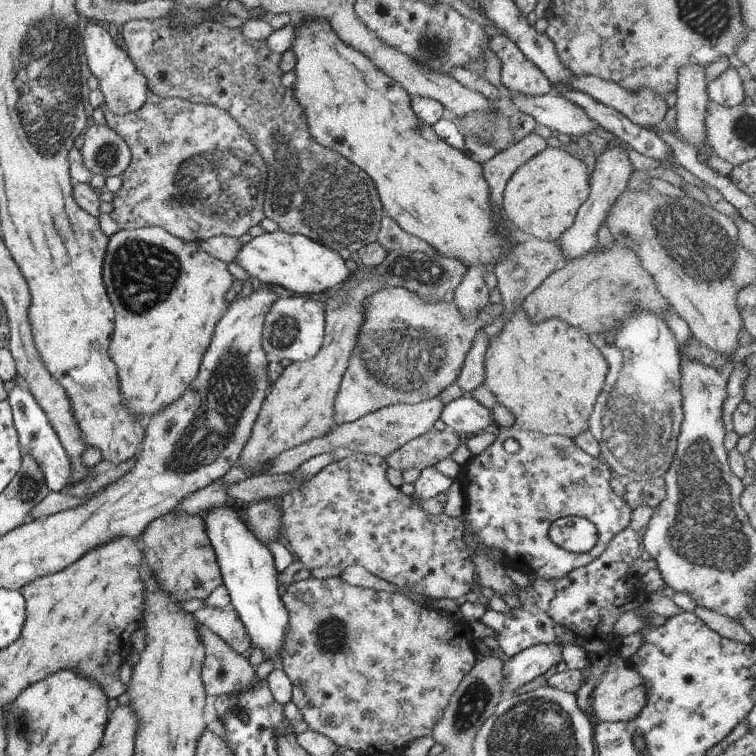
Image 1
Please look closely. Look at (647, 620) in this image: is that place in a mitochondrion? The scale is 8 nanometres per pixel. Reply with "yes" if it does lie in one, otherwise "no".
no

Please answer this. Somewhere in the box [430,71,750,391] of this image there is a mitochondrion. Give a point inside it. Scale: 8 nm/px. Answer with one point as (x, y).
(698, 247)

